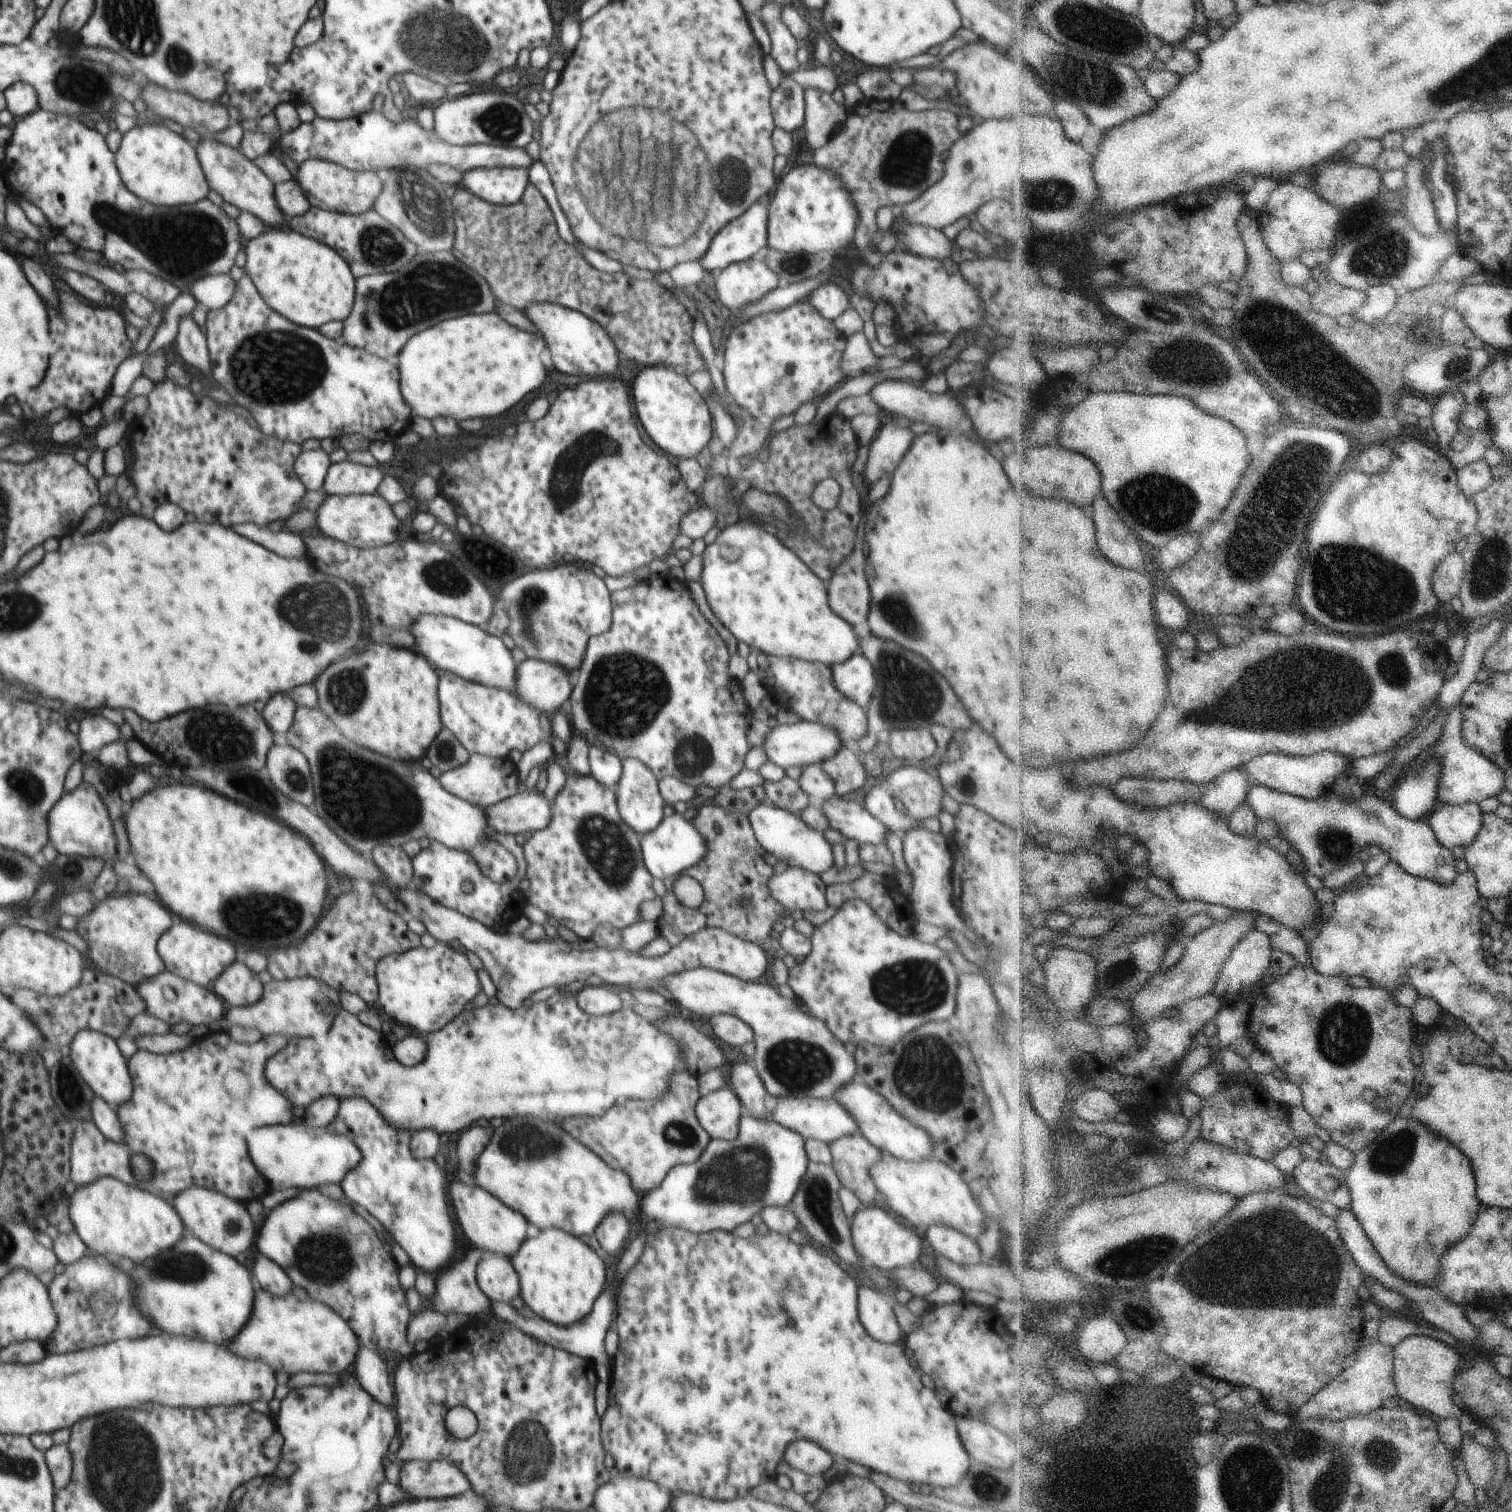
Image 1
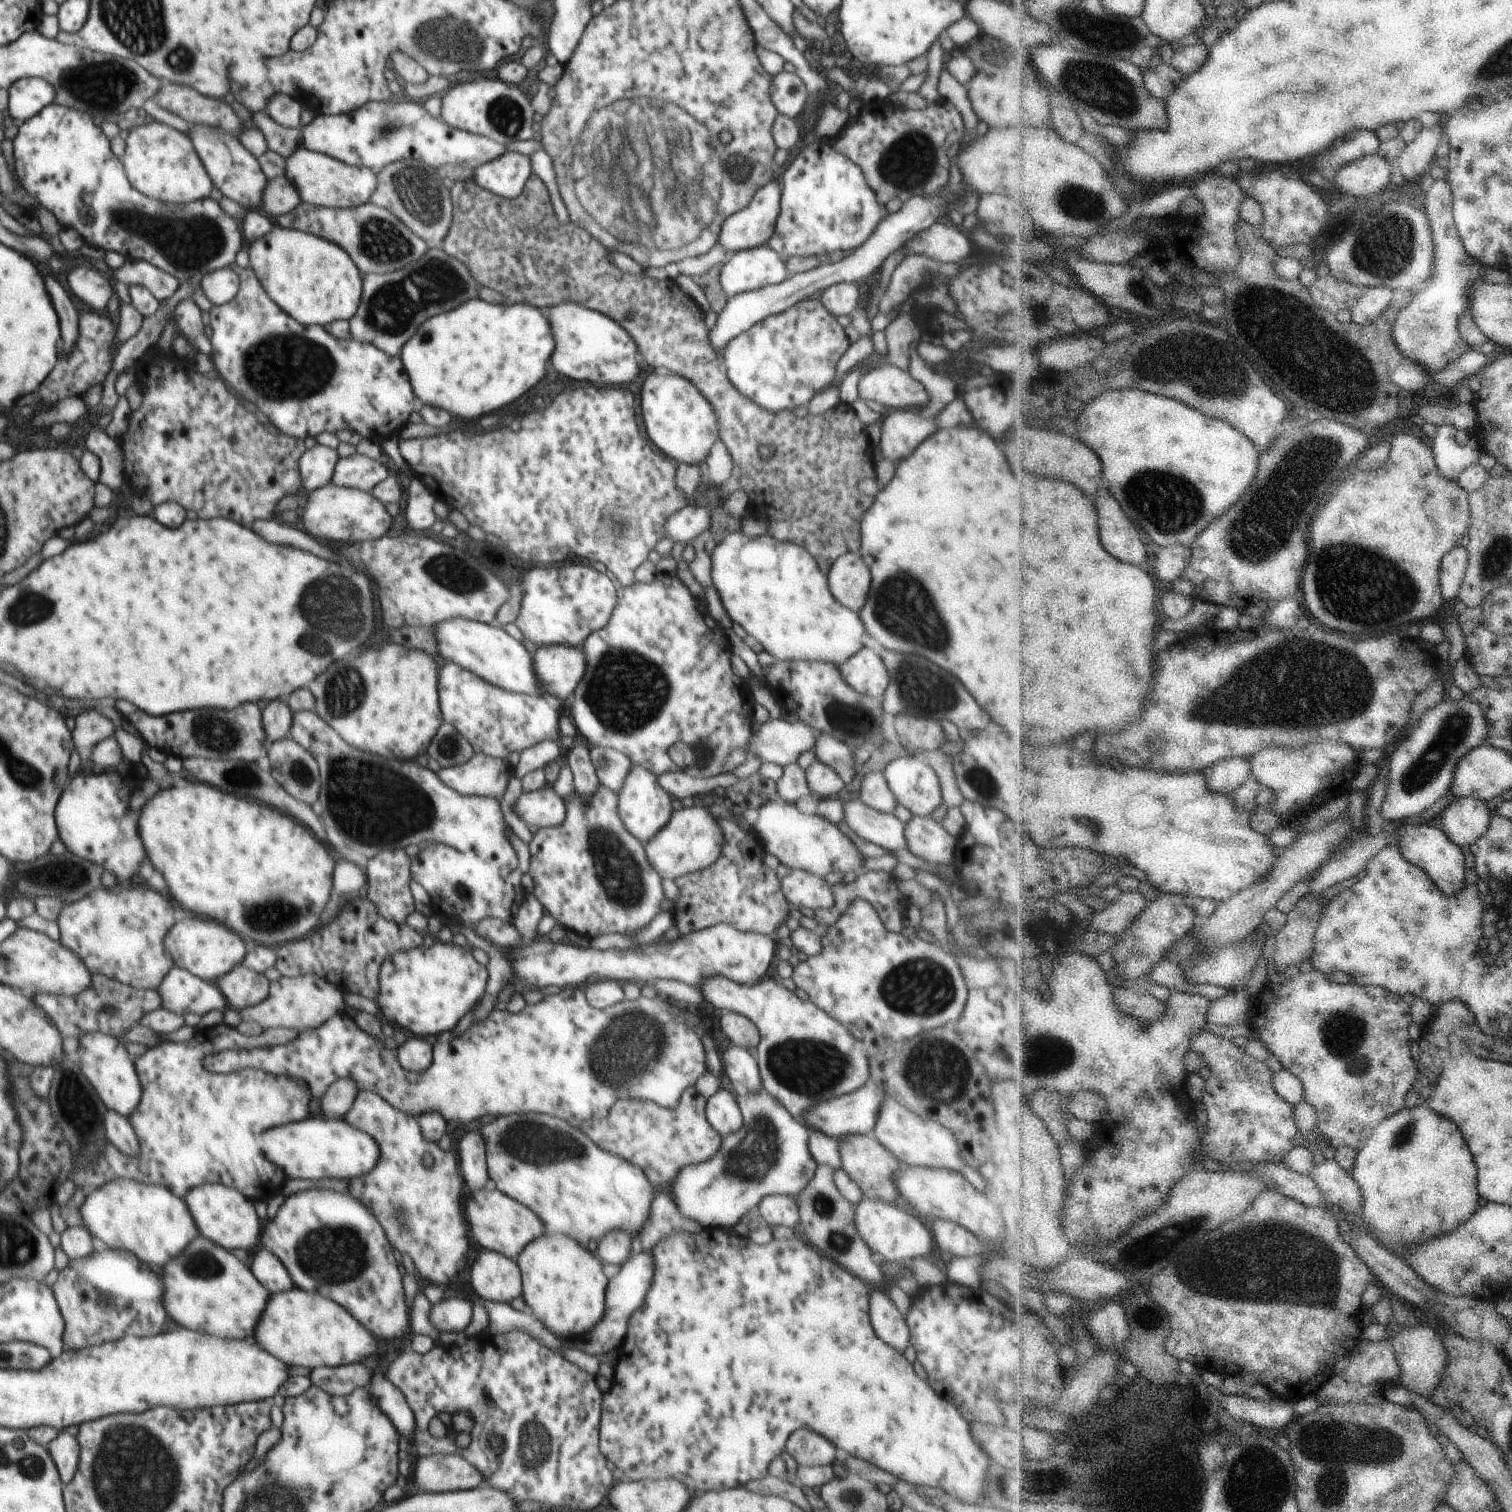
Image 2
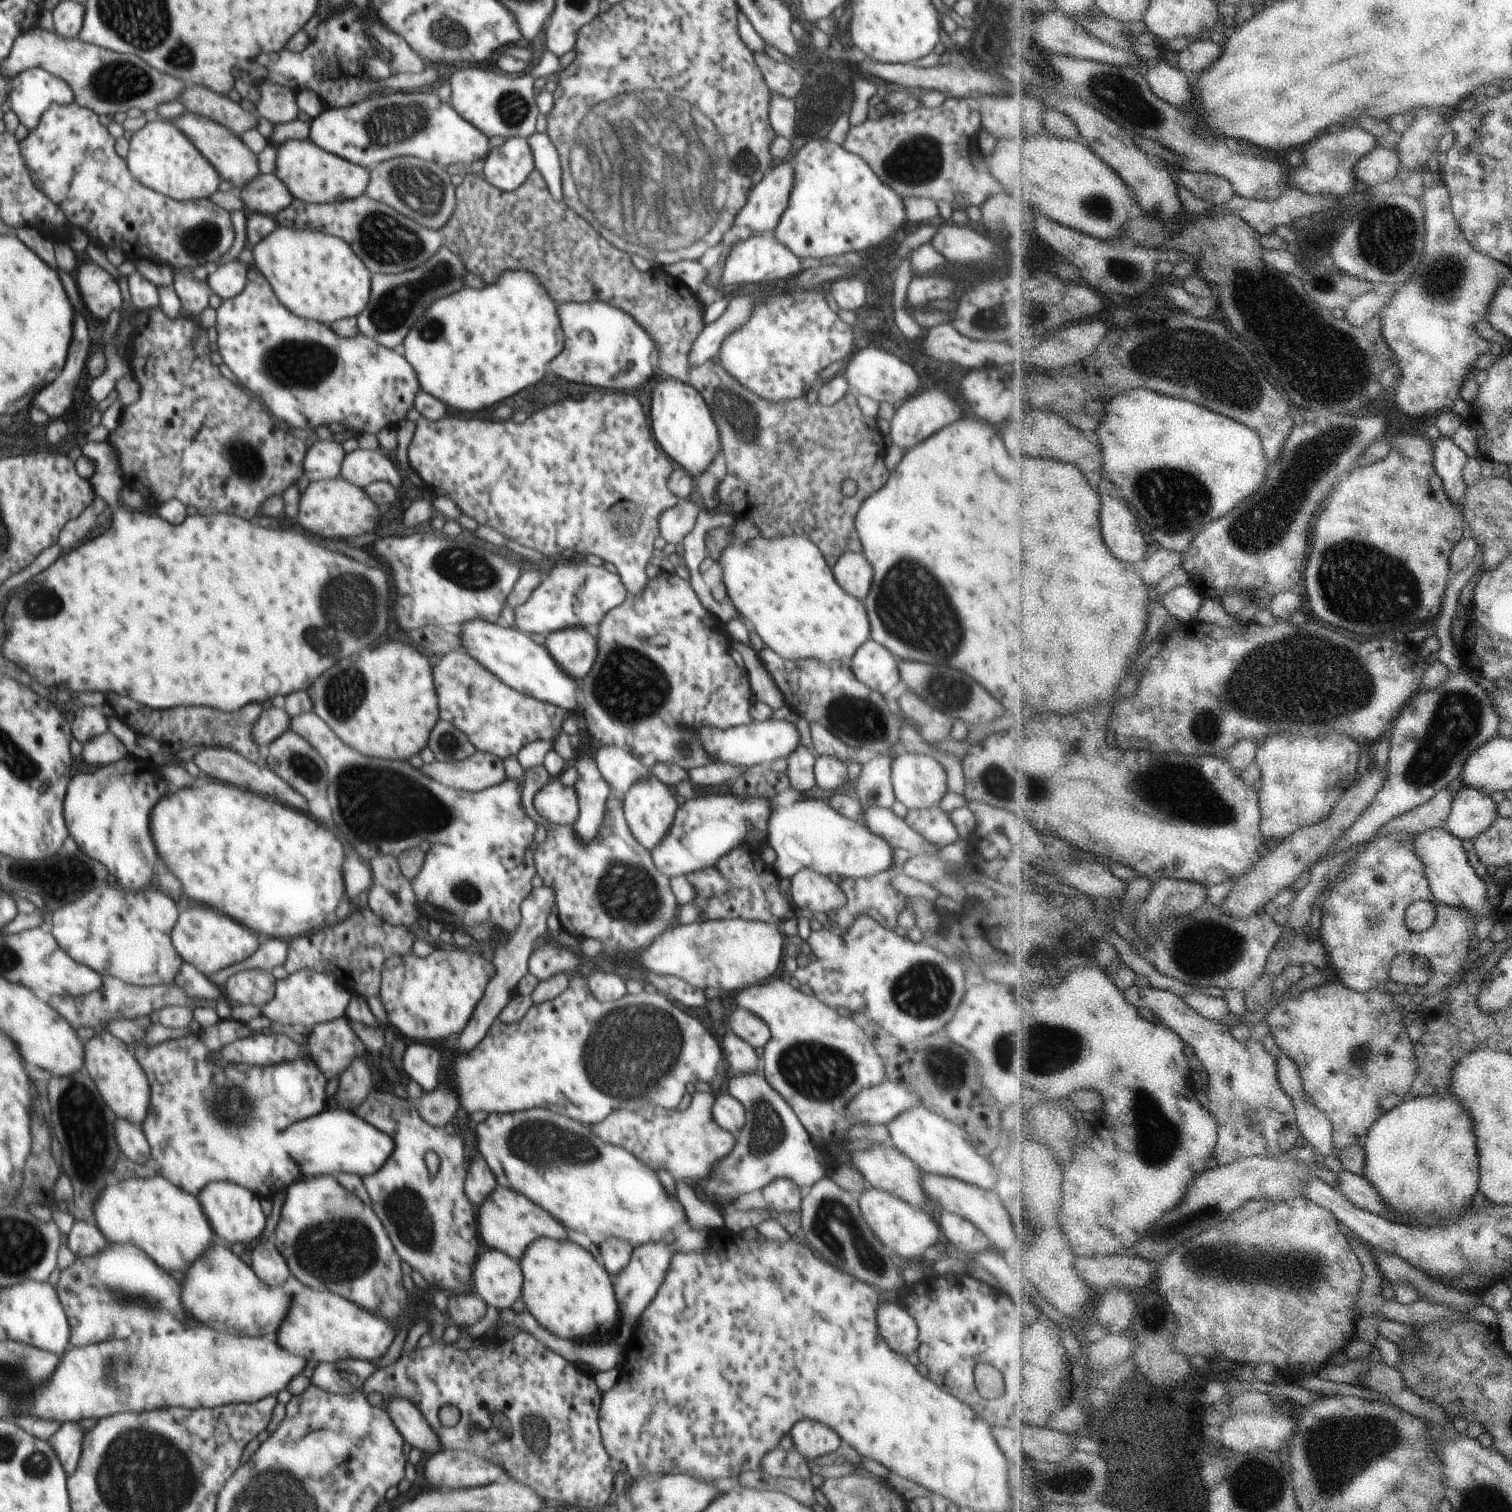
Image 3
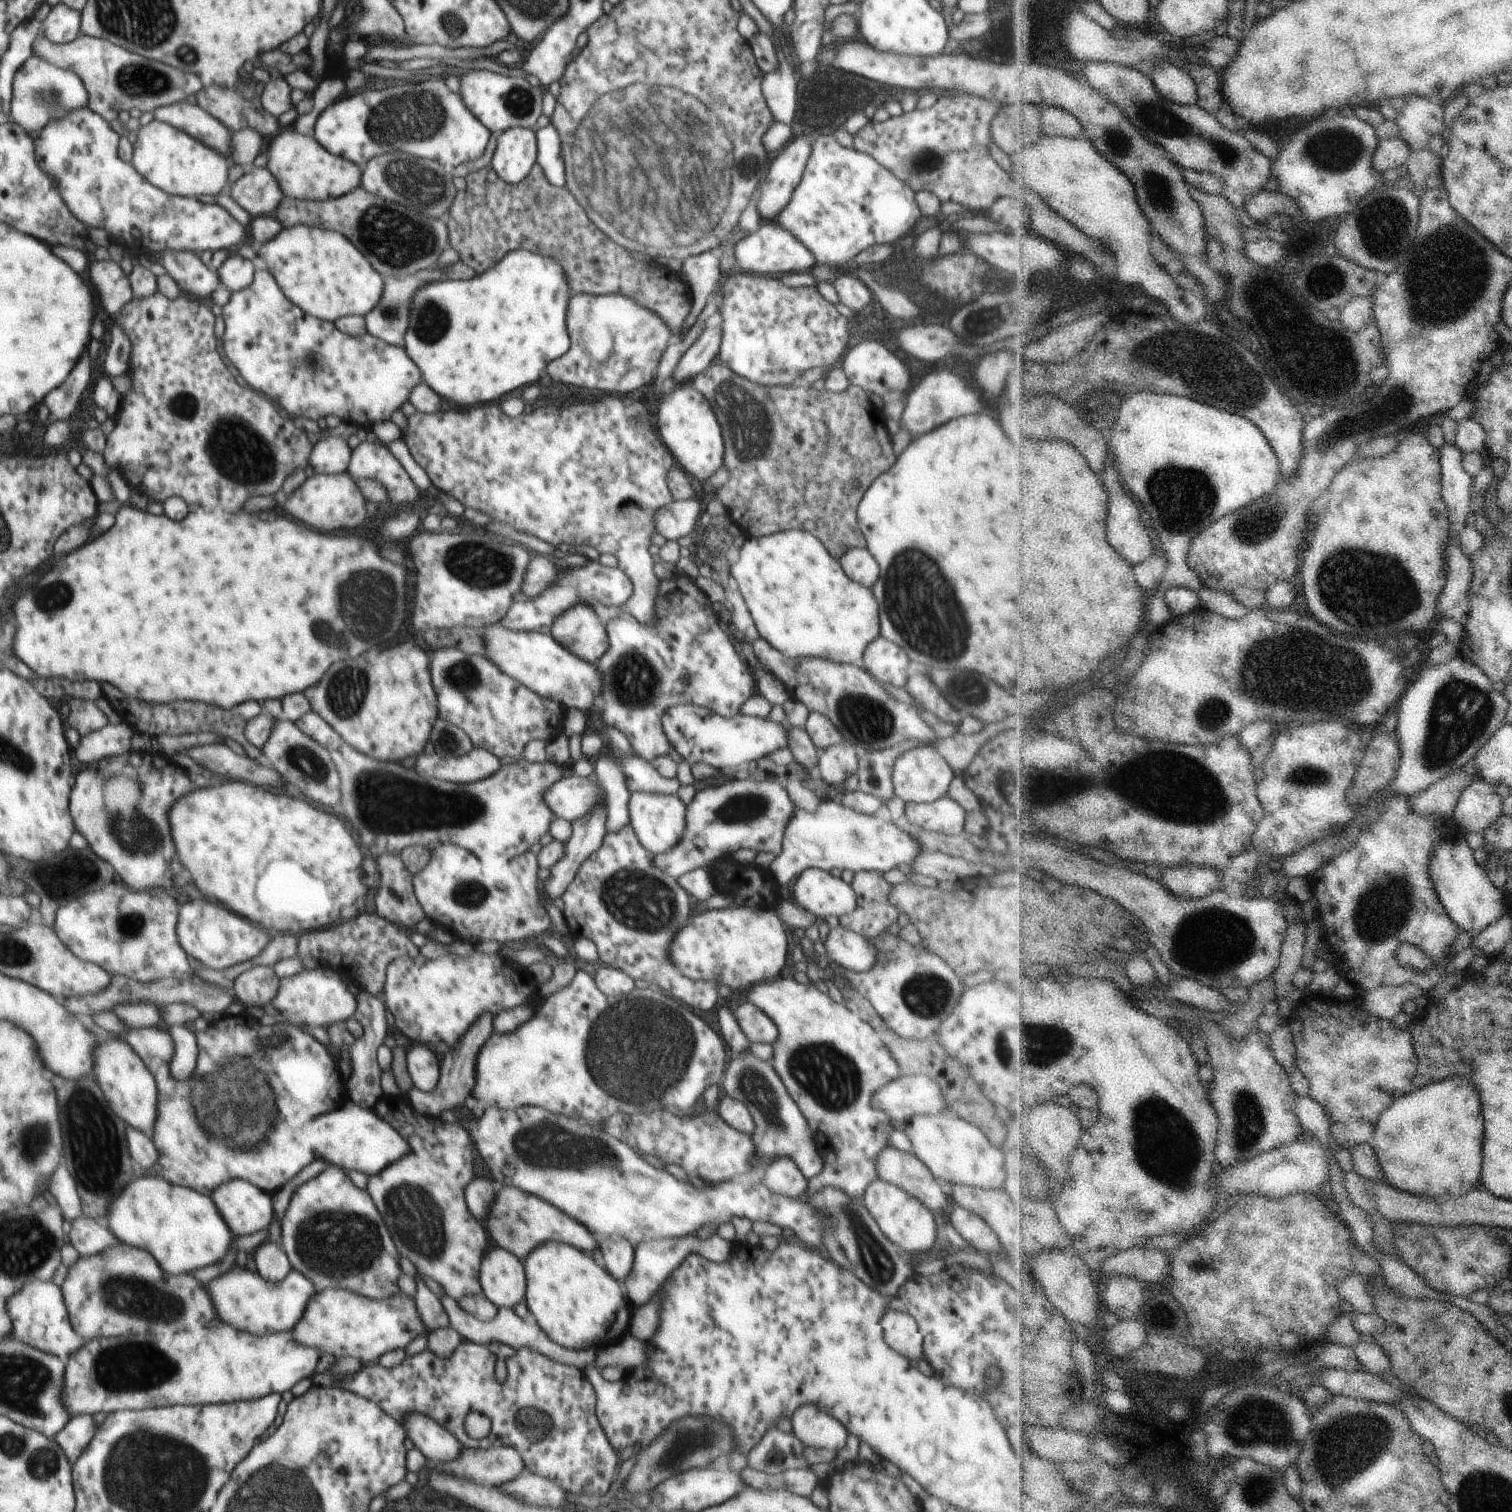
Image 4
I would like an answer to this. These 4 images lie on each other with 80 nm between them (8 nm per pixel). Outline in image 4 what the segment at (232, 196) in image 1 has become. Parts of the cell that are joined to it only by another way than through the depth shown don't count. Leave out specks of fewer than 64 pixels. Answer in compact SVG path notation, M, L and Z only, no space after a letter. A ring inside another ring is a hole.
M186 101L176 102L176 104L160 106L152 110L152 113L155 120L190 134L192 138L204 142L208 148L226 156L226 159L230 156L232 152L230 131L198 104L192 105Z

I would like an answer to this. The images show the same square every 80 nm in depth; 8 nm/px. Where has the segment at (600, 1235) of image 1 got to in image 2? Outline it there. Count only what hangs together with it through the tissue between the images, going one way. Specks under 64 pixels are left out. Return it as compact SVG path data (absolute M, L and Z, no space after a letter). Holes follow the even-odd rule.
M618 1229L603 1234L597 1250L602 1262L620 1266L633 1253L634 1246L629 1232Z

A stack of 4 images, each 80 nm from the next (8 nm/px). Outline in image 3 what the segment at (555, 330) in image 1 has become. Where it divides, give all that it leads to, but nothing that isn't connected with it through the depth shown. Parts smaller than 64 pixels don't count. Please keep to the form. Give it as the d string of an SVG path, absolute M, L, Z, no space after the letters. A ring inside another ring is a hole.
M585 301L568 302L558 305L558 318L565 337L563 354L559 355L551 364L552 372L556 376L568 376L578 378L580 386L586 384L588 388L598 388L608 391L634 390L642 382L650 380L654 376L654 370L658 362L658 346L654 338L646 332L646 326L640 326L636 318L626 314L622 308L612 308L608 302Z

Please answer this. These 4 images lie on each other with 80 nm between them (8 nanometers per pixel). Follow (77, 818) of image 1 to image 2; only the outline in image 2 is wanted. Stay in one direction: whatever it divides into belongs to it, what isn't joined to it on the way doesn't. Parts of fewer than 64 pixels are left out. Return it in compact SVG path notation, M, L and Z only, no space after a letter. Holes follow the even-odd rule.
M116 774L75 776L62 792L54 811L57 833L66 850L102 865L106 870L114 872L118 880L128 880L134 876L138 872L140 860L146 856L144 846L136 834L136 822L130 818L126 808L128 800L128 788L122 786ZM116 820L120 826L114 830L112 824L116 824ZM104 822L110 824L110 828L104 828Z

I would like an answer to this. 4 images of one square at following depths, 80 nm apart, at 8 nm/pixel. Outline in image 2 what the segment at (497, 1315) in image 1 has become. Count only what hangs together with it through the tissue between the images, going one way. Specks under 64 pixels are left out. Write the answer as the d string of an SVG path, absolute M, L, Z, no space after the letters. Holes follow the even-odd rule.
M653 1251L632 1253L621 1265L618 1274L616 1274L608 1283L605 1294L605 1309L601 1318L587 1333L578 1335L577 1338L558 1338L566 1340L566 1344L572 1348L577 1348L590 1354L590 1356L604 1356L608 1358L608 1363L614 1369L616 1366L616 1346L622 1342L626 1334L626 1322L630 1314L642 1304L642 1298L646 1290L650 1288L652 1280L652 1270L654 1270Z

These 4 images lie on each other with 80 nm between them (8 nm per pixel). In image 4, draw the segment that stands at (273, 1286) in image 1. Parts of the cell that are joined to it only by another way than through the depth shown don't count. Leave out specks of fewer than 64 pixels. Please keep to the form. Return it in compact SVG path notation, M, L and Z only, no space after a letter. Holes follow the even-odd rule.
M269 1240L256 1248L254 1264L262 1280L268 1280L268 1282L280 1282L290 1272L290 1264L284 1250L280 1250L278 1244Z

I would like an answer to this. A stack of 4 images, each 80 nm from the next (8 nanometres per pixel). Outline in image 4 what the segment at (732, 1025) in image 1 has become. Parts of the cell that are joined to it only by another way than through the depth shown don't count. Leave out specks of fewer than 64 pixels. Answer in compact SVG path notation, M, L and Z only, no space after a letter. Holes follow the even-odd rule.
M746 1002L742 1006L738 1006L734 1010L736 1014L736 1022L740 1024L742 1032L747 1037L750 1044L768 1043L773 1044L778 1040L780 1032L776 1028L772 1018L768 1018L760 1008L756 1008L754 1004Z

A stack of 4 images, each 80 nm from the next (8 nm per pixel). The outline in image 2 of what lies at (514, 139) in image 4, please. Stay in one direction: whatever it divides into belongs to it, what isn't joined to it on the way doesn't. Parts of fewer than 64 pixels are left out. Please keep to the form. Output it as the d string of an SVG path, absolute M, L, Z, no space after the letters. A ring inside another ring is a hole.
M510 151L499 159L494 159L491 163L486 163L473 169L471 176L474 182L488 193L492 193L502 199L513 199L523 192L532 173L530 158L518 152Z

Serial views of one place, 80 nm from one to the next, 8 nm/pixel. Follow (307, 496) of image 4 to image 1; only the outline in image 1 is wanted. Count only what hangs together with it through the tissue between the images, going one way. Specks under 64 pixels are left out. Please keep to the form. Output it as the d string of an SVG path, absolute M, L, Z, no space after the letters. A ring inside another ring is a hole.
M326 493L325 500L312 516L316 518L316 532L326 538L333 538L360 549L374 549L392 544L397 540L396 532L402 523L394 515L392 505L382 500L376 493L352 495Z

